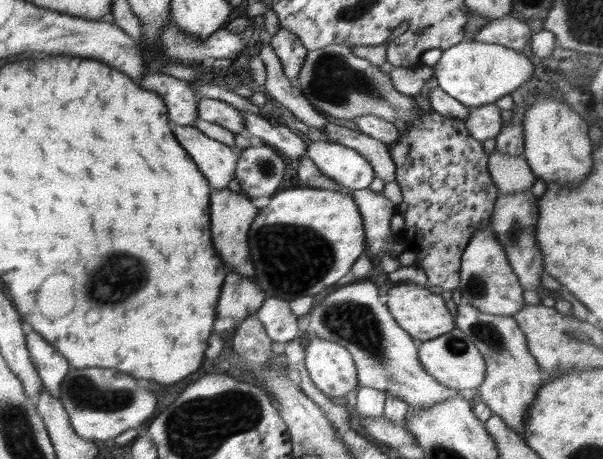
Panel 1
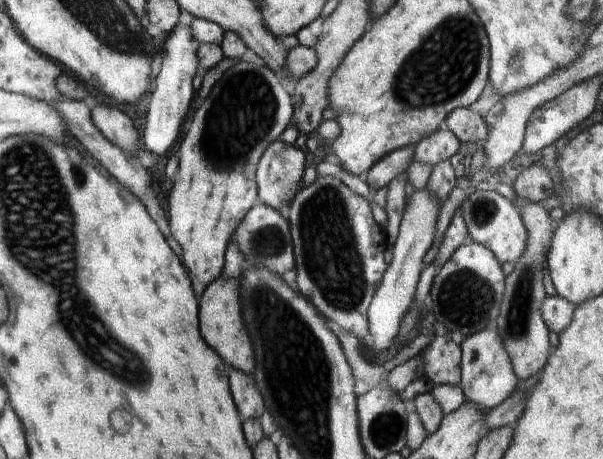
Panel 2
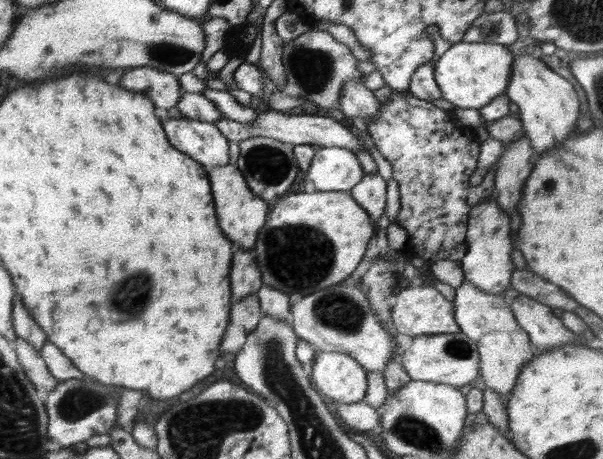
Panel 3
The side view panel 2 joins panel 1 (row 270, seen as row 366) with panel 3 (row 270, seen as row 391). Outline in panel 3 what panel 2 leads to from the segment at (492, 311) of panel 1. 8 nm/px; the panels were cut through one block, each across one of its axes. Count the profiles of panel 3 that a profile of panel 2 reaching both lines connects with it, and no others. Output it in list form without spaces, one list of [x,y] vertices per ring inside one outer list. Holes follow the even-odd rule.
[[[493,198],[480,202],[468,214],[467,220],[467,250],[462,257],[461,270],[466,283],[488,295],[504,296],[511,287],[511,277],[516,268],[510,257],[513,251],[511,238],[510,216],[498,206]]]

